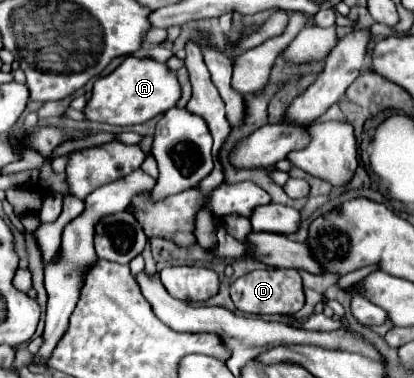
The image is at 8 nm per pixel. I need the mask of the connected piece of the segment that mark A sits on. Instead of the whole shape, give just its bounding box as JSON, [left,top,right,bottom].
[86,55,180,125]

